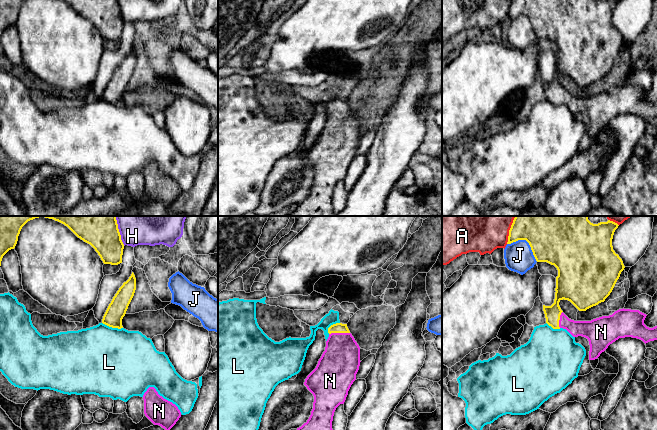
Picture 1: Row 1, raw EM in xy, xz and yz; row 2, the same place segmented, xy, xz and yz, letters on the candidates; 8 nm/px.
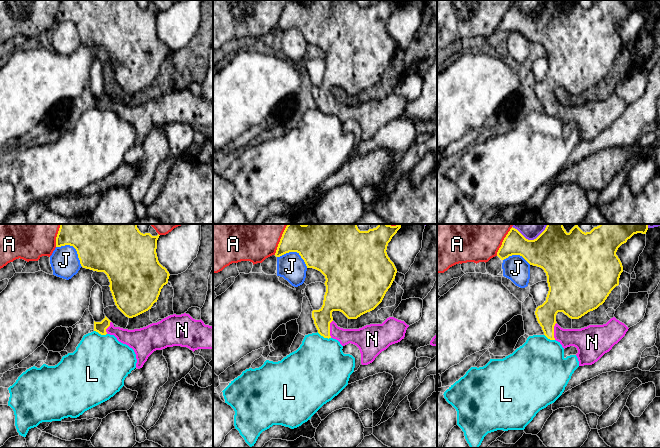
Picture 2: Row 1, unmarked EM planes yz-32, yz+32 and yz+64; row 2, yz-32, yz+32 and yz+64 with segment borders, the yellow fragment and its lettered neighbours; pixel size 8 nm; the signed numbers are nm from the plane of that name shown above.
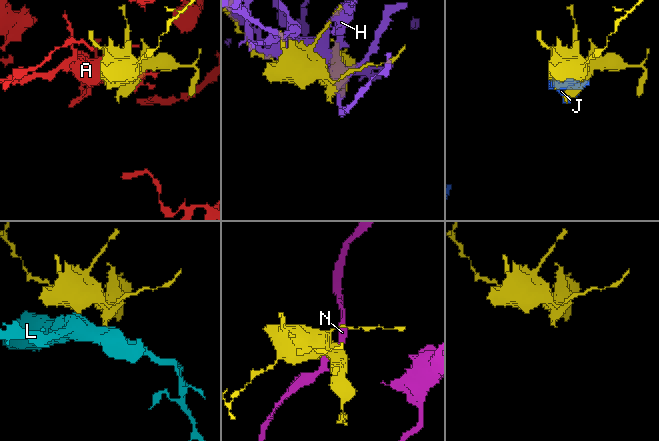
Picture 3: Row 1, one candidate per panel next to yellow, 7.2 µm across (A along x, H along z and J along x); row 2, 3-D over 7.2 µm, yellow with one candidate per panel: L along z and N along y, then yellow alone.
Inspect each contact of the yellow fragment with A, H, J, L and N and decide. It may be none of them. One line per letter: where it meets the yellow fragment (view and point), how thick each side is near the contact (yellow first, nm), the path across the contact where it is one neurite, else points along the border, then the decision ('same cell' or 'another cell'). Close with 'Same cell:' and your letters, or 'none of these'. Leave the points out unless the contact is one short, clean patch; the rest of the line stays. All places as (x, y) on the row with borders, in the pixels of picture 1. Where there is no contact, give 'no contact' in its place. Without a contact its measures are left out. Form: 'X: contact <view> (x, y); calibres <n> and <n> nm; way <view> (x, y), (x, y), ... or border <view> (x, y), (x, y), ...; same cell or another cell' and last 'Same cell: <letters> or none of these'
A: contact yz (509, 230); calibres 380 and 500 nm; another cell
H: contact xy (118, 231); calibres 400 and 460 nm; another cell
J: contact yz (527, 241); calibres 500 and 220 nm; another cell
L: contact xy (112, 327); calibres 150 and 500 nm; border xy (102, 322), (112, 327), (122, 328); another cell
N: contact xz (339, 332); calibres 80 and 320 nm; way xz (338, 327), (339, 332), (339, 363); same cell
Same cell: N

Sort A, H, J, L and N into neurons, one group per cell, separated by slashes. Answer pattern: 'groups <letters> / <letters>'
groups A / H / J / L / N

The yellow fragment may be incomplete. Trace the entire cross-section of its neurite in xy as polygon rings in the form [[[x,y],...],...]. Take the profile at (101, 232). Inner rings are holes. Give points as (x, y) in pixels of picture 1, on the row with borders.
[[[0,216],[0,266],[3,256],[15,248],[22,227],[39,217],[53,219],[67,226],[95,249],[104,264],[122,263],[124,244],[116,216]]]

